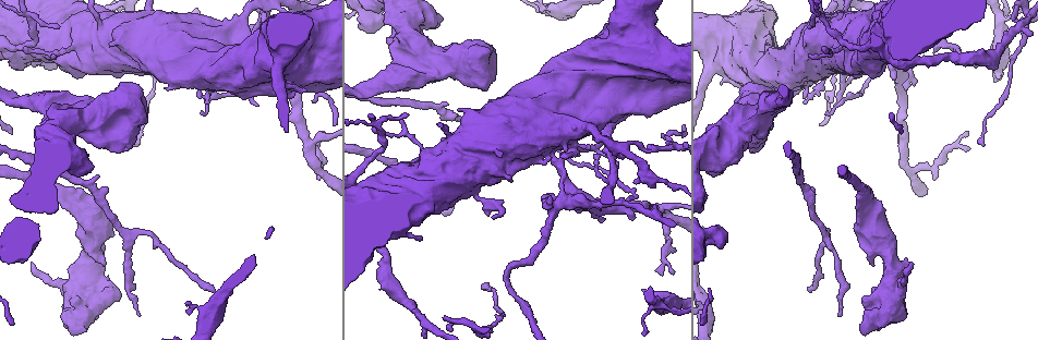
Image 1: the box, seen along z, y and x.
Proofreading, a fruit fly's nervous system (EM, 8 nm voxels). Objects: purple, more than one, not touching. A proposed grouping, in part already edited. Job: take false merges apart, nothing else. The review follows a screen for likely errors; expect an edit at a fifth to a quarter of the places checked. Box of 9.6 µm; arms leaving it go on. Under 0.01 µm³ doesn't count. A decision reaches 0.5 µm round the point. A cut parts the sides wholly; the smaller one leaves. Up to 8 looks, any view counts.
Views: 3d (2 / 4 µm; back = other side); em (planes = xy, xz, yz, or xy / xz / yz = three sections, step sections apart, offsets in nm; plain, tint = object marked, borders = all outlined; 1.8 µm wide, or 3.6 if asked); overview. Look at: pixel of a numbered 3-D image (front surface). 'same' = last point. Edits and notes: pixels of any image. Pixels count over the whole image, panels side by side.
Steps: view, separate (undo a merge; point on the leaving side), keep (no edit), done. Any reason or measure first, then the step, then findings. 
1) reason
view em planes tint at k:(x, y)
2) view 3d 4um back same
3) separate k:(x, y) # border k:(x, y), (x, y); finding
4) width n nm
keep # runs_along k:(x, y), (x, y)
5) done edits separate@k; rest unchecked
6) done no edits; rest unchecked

calibre changes
view em 3.6um planes tint at 1:(99, 132)

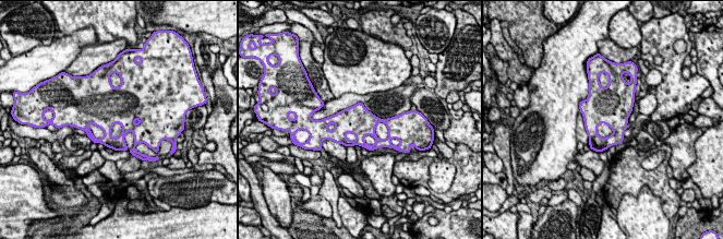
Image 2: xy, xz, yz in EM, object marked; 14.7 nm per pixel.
keep # continuous, no second cell

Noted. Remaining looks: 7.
calibre changes
view 3d 4um at 1:(23, 65)

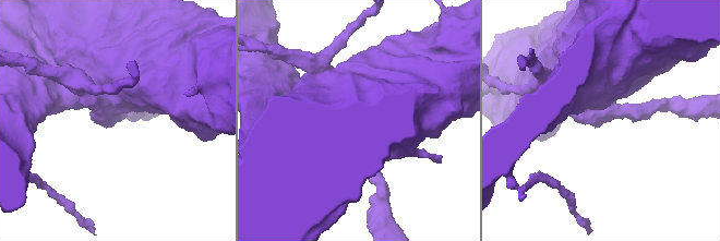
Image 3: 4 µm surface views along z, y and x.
view em 3.6um xz step 16 tint at 3:(107, 112)

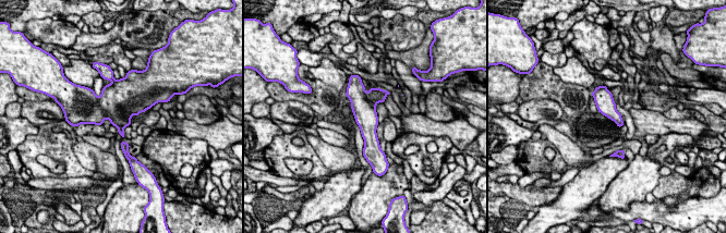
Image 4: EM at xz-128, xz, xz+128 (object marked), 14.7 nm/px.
another direction
view em 3.6um planes tint same

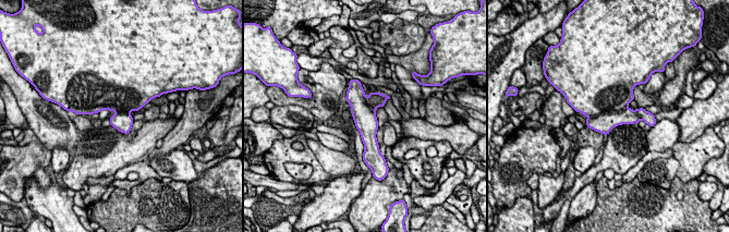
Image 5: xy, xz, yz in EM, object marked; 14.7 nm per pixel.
width 340 nm
separate 5:(605, 122) # part_leaving 5:(359, 87), (359, 107), (372, 148); two cells meet here

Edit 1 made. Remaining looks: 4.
touches itself
view em 3.6um xy step 4 tint at 1:(108, 29)

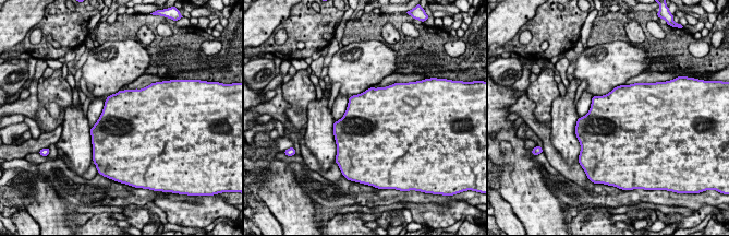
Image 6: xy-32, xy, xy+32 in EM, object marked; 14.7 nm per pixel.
view em 3.6um planes tint same

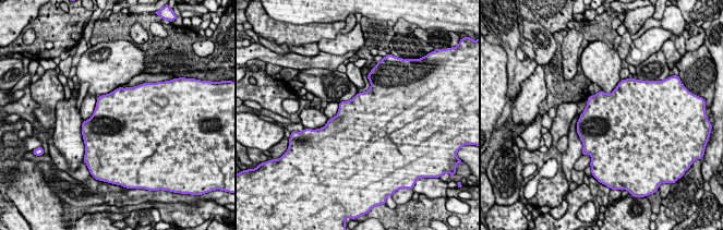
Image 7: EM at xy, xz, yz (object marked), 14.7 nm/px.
keep # one cell here

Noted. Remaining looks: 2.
done edits separate@5; rest unchecked

